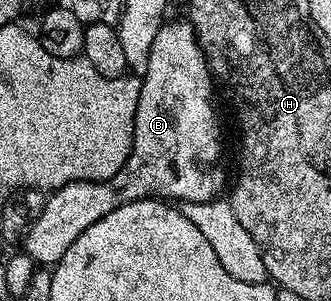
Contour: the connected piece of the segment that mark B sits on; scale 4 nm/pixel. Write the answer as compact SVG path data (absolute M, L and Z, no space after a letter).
M188 19L171 20L162 23L159 34L155 34L147 70L140 77L141 93L139 106L135 110L133 149L110 180L72 180L48 193L43 214L29 223L23 241L23 250L34 265L56 266L63 254L67 254L67 246L71 246L71 242L75 242L75 238L79 238L87 226L95 226L99 218L107 218L107 214L111 214L111 210L119 210L119 206L150 198L186 204L207 202L218 199L226 191L227 176L225 180L225 168L221 165L221 128L217 125L217 112L213 109L215 84L211 79L209 64L201 53L197 36Z

